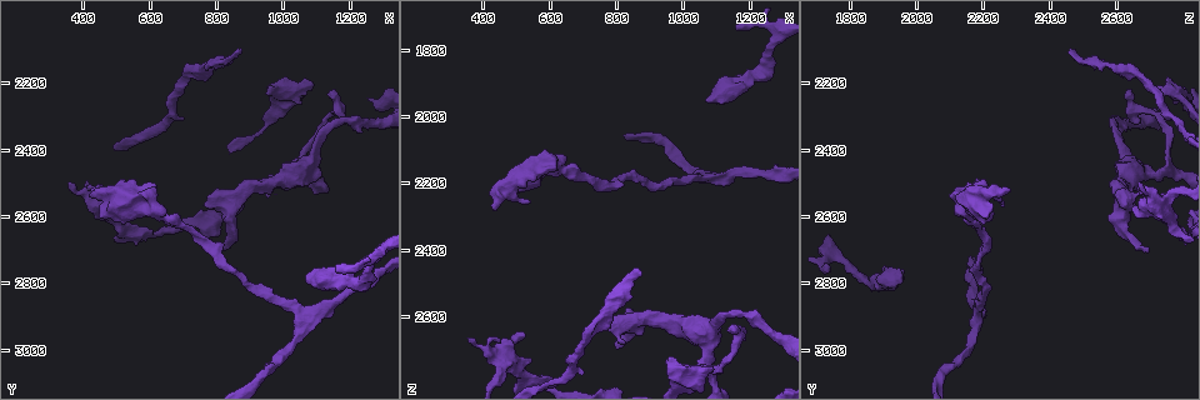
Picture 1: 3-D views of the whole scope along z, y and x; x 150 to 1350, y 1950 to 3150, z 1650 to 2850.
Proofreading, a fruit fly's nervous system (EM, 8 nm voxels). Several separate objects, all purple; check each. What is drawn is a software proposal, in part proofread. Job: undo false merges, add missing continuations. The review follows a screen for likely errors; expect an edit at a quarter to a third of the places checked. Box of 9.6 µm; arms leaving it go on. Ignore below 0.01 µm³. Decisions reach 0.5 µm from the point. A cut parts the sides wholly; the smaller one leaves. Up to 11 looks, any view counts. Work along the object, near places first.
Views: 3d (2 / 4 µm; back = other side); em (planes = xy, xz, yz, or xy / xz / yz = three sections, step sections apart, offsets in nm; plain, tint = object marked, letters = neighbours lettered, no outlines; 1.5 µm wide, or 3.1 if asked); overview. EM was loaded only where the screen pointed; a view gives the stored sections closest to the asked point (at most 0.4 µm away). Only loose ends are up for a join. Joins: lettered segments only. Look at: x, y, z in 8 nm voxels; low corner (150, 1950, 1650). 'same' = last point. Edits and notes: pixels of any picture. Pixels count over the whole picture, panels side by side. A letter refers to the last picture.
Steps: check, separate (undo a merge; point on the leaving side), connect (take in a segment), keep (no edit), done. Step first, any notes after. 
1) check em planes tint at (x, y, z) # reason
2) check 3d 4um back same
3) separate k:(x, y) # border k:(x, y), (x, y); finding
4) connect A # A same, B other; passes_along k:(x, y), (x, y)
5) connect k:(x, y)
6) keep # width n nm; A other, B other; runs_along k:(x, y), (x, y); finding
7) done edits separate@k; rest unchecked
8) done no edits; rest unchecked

check 3d 4um at (520, 2570, 2660) # an open end

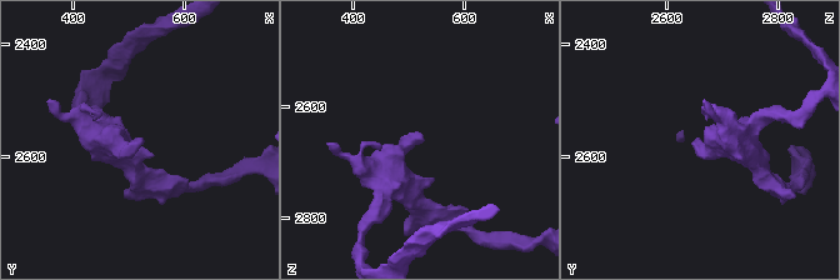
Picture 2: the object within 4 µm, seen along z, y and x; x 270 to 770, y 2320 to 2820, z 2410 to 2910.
check em xy step 8 letters at (525, 2575, 2655) # need the tissue

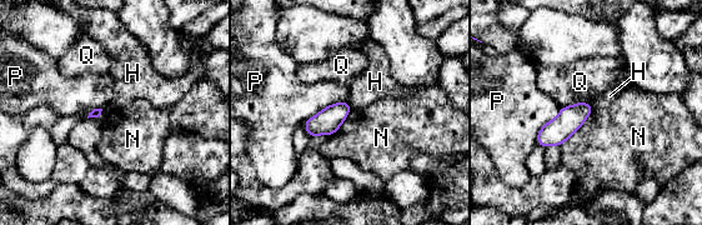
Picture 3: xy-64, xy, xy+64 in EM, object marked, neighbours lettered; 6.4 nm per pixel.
check em planes letters same # cut it another way

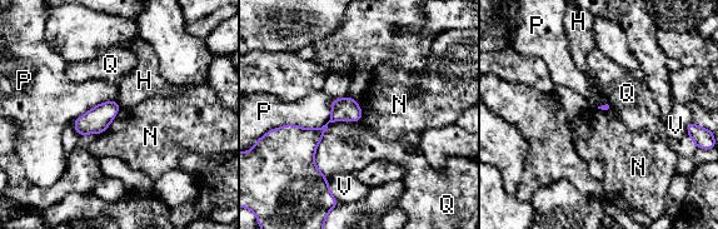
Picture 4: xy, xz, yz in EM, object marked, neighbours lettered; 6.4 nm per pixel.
keep # H other, N other, P other, Q other, V other; none of them fits

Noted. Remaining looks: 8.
check 3d 2um at (430, 2520, 2280) # an open end

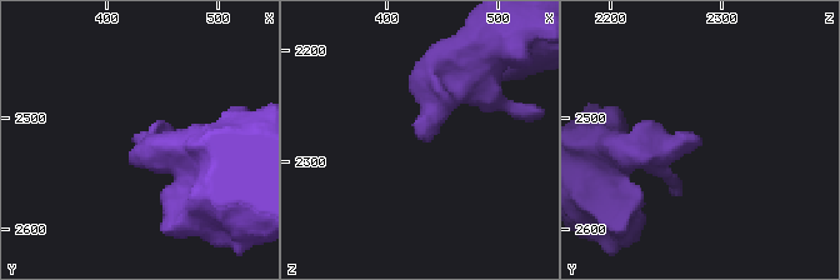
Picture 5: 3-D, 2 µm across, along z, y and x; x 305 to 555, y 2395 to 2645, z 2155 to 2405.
check em planes letters at (428, 2518, 2278) # need the tissue

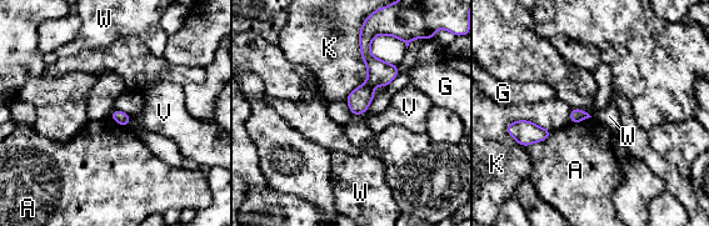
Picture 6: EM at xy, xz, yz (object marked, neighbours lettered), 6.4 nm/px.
keep # A other, G other, K other, V other, W other; border 6:(553, 130), (544, 140), (525, 146); none of them fits

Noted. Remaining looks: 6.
check em planes letters at (1140, 2220, 2640) # end of a long branch

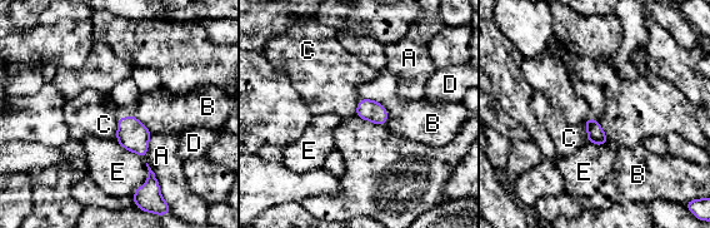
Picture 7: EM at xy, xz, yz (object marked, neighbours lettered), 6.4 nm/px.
keep # A other, B other, C other, D other, E other; border 7:(118, 119), (115, 139); none of them fits

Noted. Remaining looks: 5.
check em planes letters at (1160, 2750, 1730) # free end

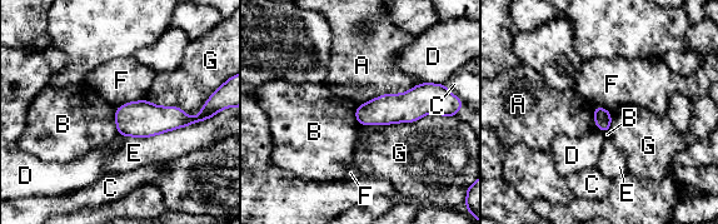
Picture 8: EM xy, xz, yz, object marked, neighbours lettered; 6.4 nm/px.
keep # width 110 nm; A other, B other, C other, D other, E other, F other, G other; border 8:(115, 109), (115, 127), (119, 133); none of them fits

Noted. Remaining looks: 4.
done no edits; rest unchecked

